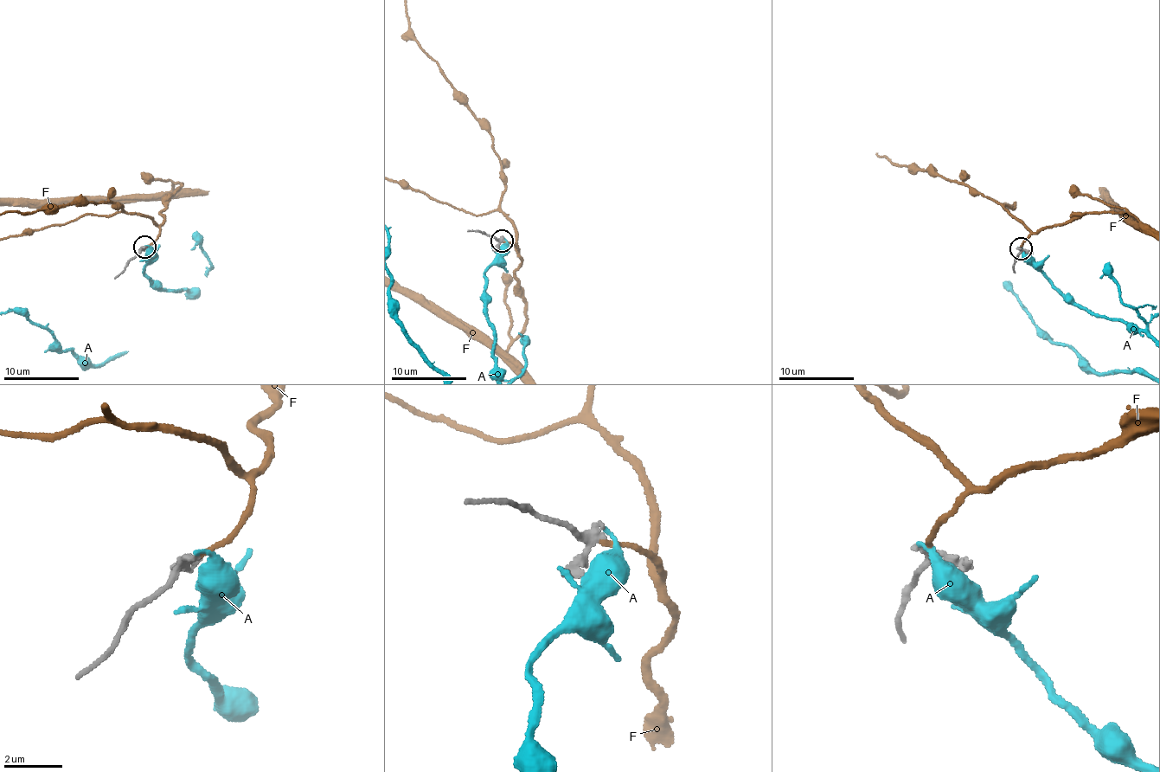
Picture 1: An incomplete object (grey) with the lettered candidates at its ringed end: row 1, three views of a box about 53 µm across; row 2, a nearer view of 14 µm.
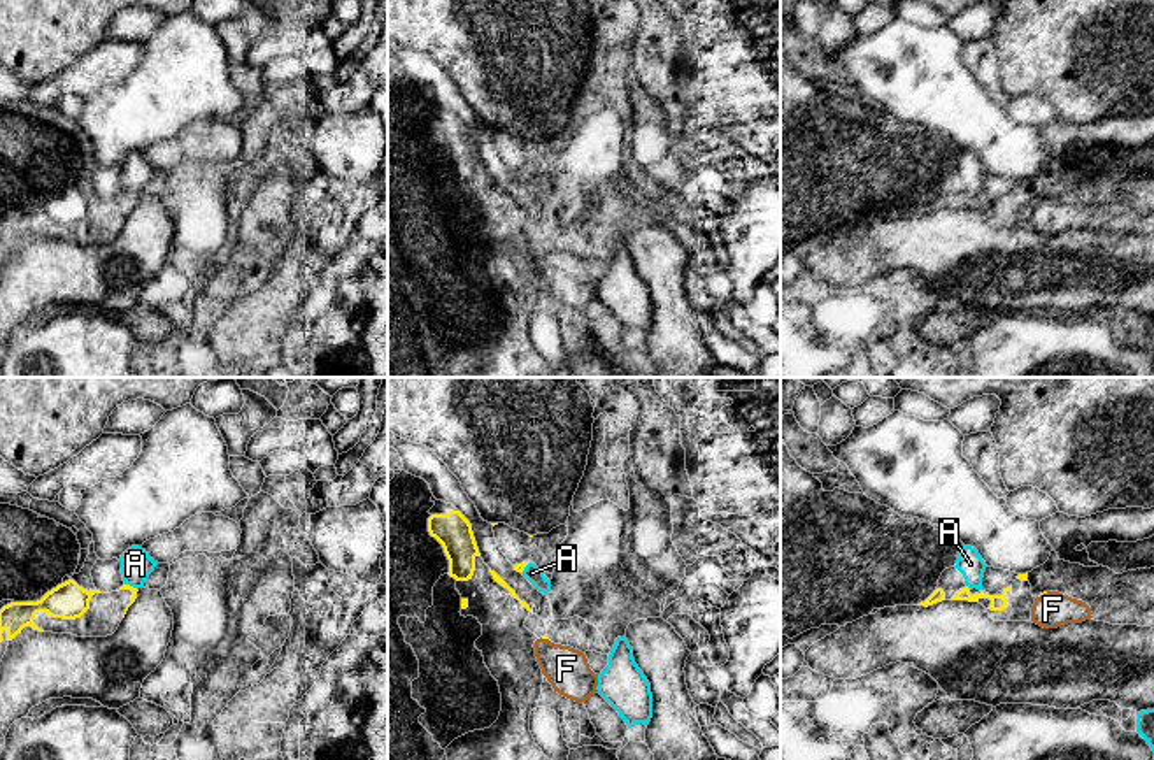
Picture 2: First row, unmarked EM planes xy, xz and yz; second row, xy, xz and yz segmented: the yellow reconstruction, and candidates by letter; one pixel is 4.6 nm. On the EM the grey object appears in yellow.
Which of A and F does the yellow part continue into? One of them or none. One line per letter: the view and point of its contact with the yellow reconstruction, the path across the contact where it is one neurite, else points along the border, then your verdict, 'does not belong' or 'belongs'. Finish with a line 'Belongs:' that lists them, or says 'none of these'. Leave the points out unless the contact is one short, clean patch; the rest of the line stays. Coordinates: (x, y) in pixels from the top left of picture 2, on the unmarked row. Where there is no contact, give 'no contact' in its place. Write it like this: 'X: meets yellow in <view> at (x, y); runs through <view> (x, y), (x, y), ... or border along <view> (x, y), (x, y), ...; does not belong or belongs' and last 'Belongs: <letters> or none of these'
A: meets yellow in xy at (132, 193); border along xy (125, 190), (137, 197); does not belong
F: meets yellow in yz at (1042, 200); runs through yz (1044, 199), (1042, 200), (1053, 216); belongs
Belongs: F

